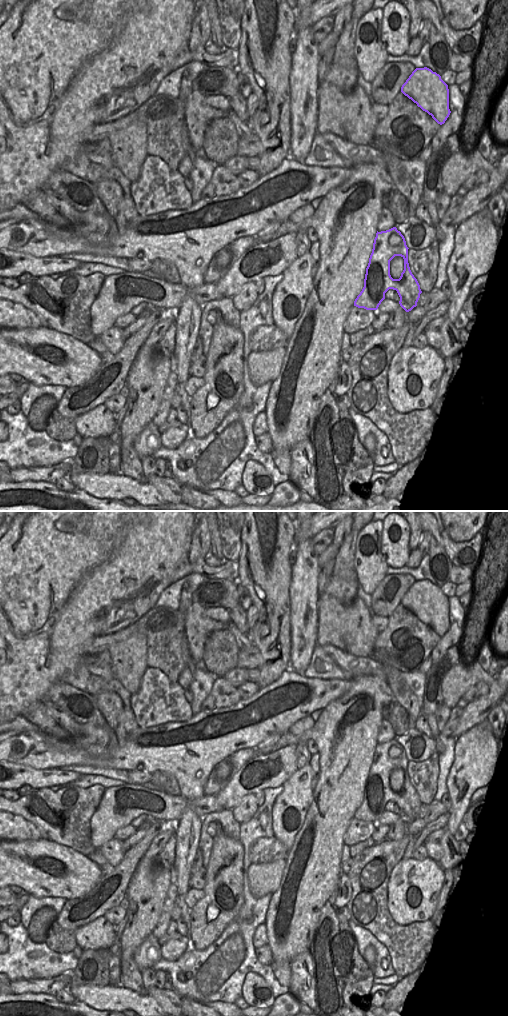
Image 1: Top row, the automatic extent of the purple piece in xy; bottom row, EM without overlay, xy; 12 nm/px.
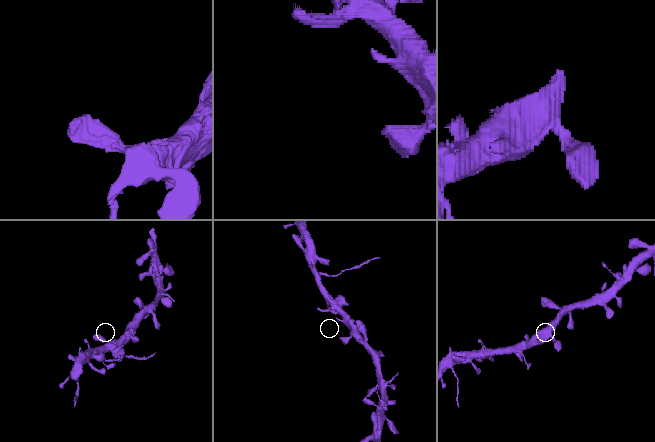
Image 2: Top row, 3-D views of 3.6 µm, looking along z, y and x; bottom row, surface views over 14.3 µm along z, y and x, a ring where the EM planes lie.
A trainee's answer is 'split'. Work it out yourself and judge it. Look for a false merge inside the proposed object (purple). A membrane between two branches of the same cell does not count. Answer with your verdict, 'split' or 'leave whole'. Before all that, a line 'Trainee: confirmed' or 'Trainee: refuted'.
Trainee: refuted
leave whole

